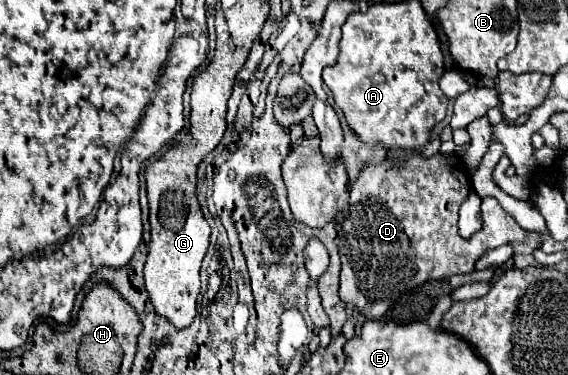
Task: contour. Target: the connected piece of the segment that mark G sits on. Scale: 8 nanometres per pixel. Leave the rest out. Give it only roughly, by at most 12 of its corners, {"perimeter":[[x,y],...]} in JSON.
{"perimeter":[[188,140],[144,172],[144,284],[176,330],[196,316],[210,226],[196,168],[220,140]]}

